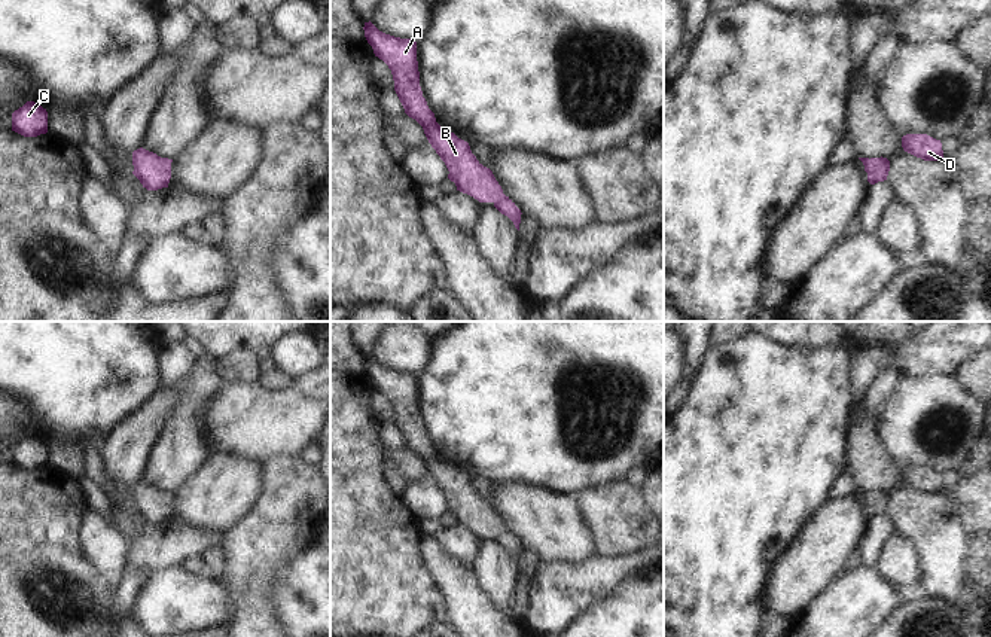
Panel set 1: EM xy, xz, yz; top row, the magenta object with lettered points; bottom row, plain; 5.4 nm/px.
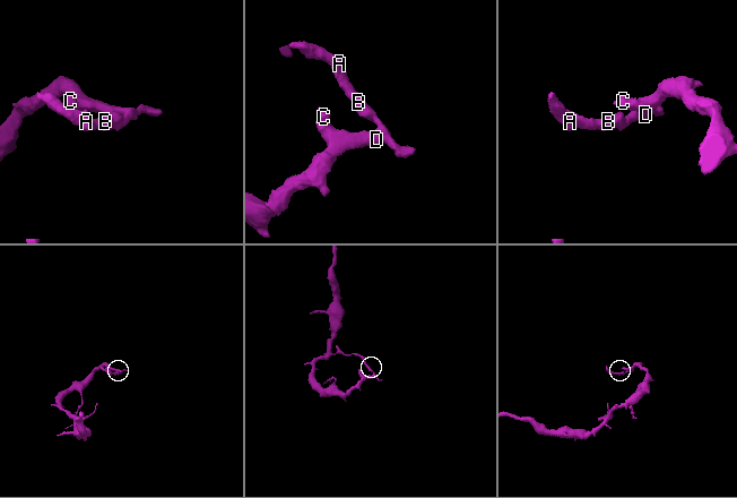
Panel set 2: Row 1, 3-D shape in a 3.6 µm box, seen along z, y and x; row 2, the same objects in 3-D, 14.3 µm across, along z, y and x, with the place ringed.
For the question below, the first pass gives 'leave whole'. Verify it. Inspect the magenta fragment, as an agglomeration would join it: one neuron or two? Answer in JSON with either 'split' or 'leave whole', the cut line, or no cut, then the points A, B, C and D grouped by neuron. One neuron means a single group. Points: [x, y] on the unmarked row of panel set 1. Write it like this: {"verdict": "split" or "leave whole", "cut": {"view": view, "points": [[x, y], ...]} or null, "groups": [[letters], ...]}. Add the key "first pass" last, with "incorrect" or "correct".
{"verdict": "leave whole", "cut": null, "groups": [["A", "B", "C", "D"]], "first pass": "correct"}

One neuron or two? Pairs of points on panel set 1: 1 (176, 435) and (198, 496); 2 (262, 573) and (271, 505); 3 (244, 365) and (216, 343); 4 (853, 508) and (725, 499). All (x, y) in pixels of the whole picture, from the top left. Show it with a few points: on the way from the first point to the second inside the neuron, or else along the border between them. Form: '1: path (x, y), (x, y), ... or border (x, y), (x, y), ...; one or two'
1: border (213, 451), (171, 491); two
2: path (262, 557), (262, 542), (271, 533), (271, 521); one
3: border (255, 353), (231, 351), (217, 360); two
4: border (831, 499), (799, 533); two

